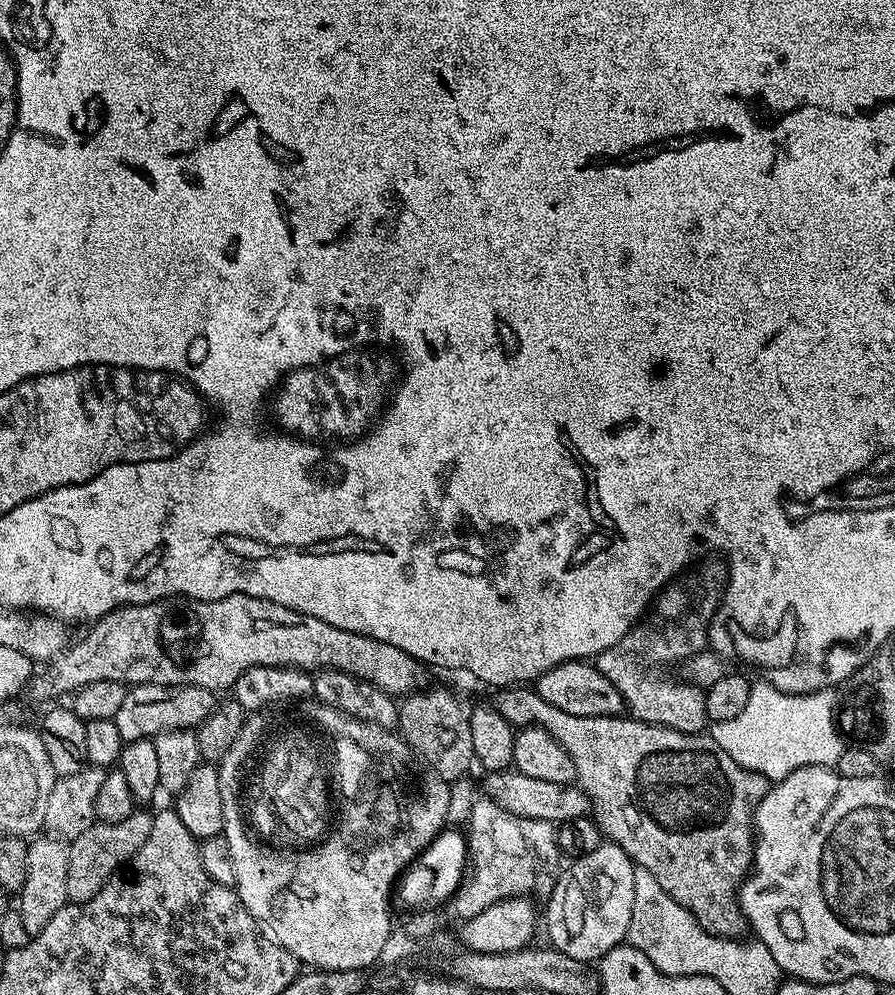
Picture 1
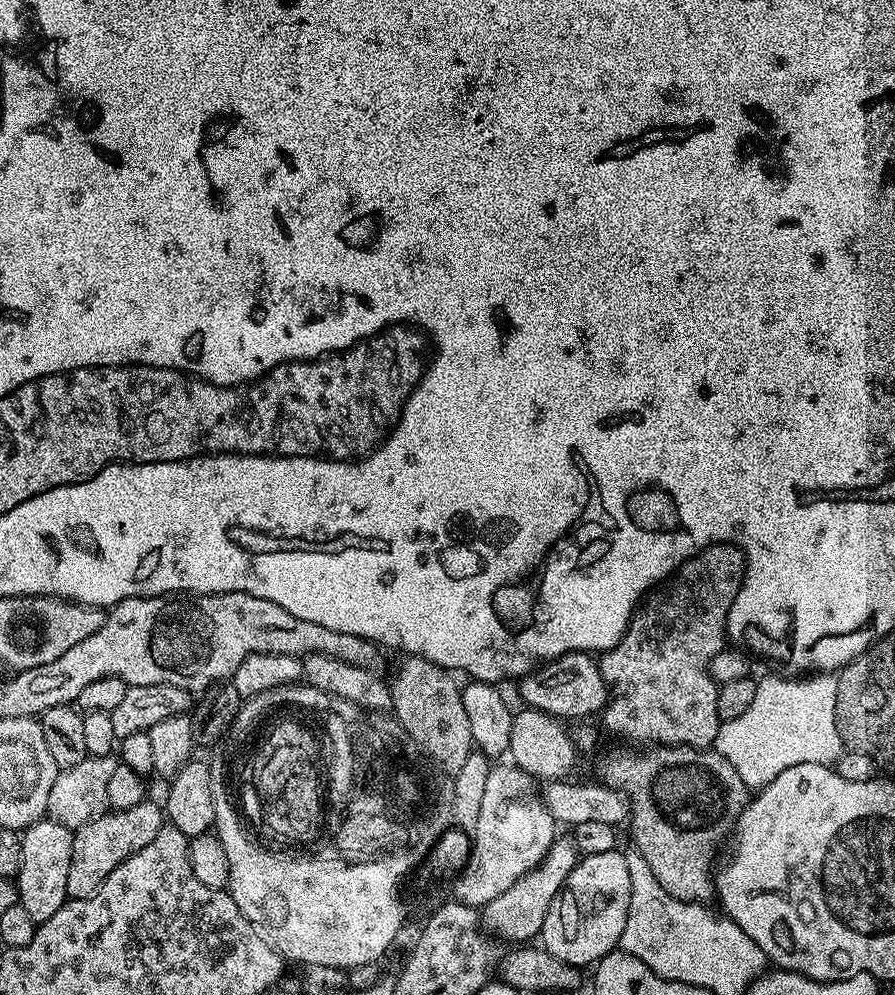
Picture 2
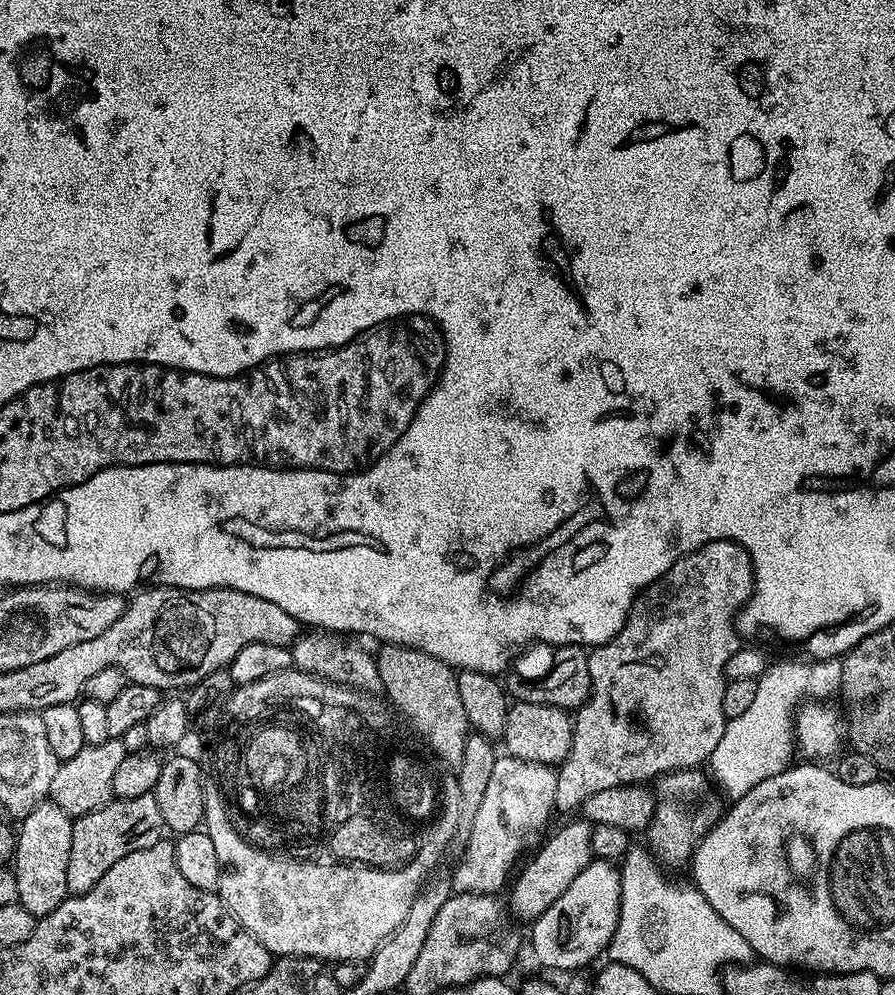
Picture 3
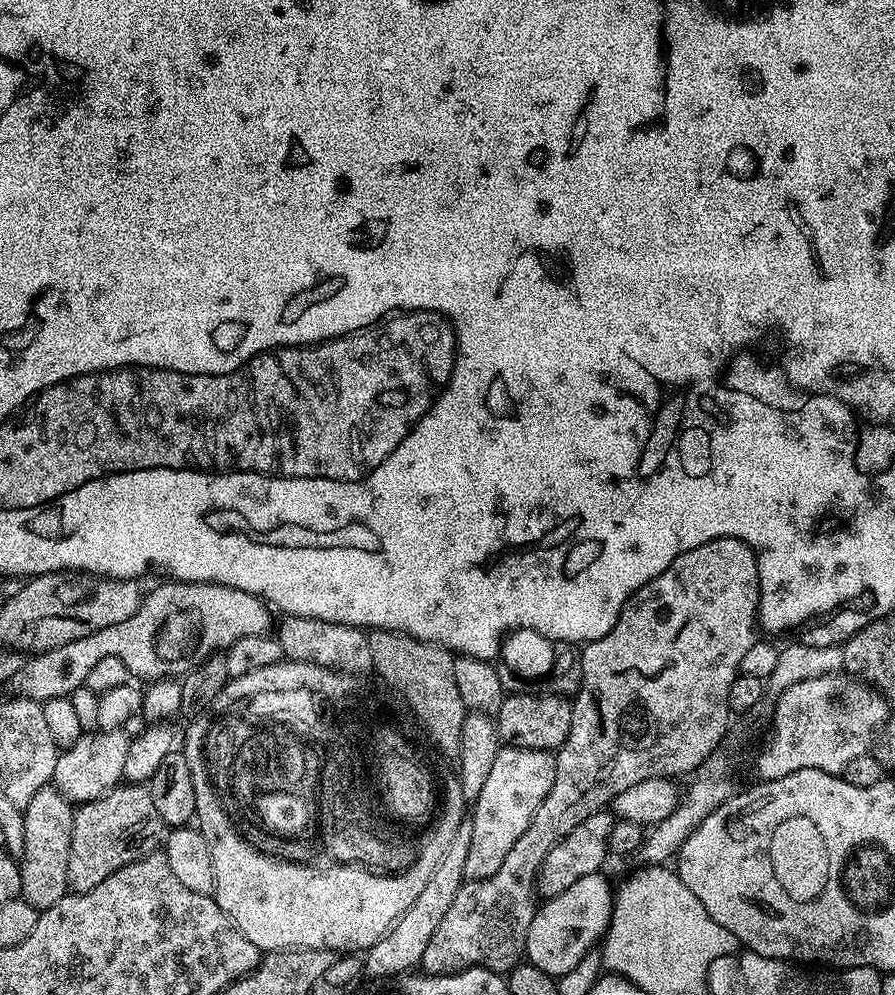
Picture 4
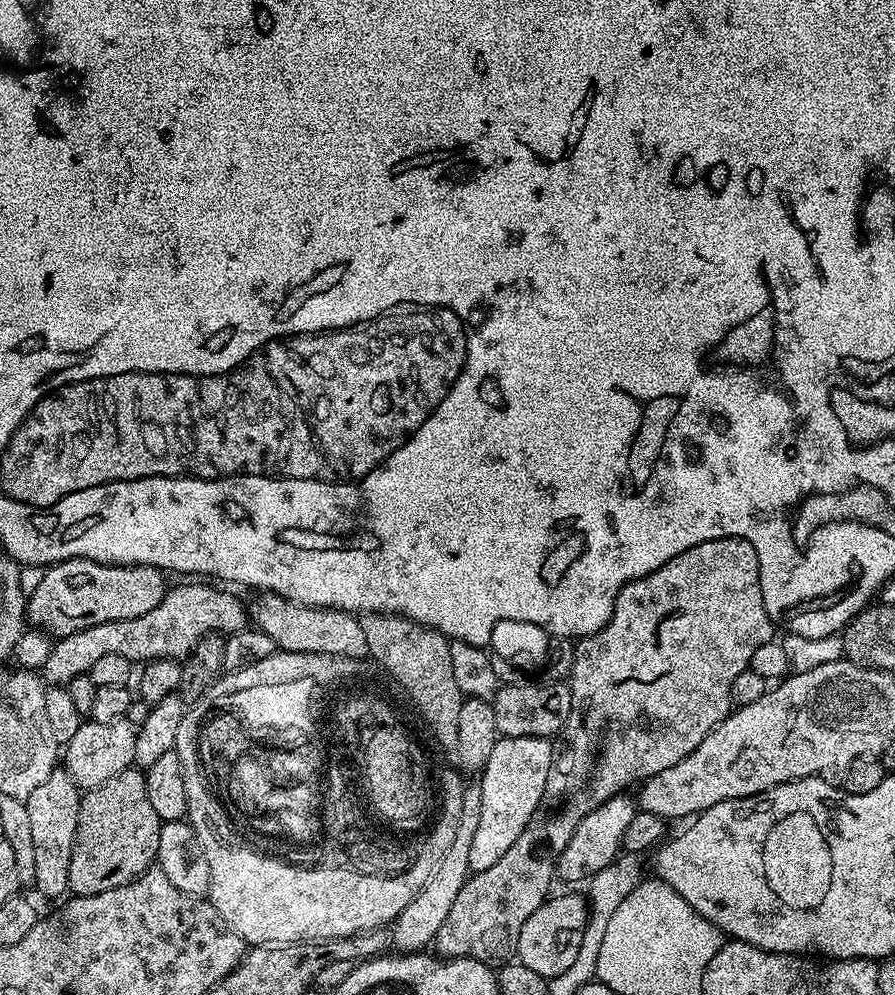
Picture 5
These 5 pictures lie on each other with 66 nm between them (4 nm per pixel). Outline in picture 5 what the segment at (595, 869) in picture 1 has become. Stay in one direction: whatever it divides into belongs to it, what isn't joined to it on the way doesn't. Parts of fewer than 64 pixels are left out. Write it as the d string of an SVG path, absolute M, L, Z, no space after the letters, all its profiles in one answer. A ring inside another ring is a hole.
M583 895L555 896L545 899L544 904L538 906L538 910L534 910L534 914L530 914L530 918L526 918L526 923L522 926L522 934L518 934L518 946L516 947L516 956L519 963L530 966L530 970L534 970L534 974L545 978L551 978L569 970L574 960L578 958L582 934L587 926L589 914L589 903Z

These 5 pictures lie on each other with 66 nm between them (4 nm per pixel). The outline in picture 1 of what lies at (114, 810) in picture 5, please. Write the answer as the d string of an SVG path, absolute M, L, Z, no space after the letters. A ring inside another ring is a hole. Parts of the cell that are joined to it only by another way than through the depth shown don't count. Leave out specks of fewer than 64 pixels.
M137 810L130 814L130 818L122 818L122 822L97 822L68 844L70 870L66 870L66 894L71 903L81 904L94 898L94 894L98 894L98 890L102 890L102 886L131 861L132 855L142 850L150 835L152 818L151 811Z

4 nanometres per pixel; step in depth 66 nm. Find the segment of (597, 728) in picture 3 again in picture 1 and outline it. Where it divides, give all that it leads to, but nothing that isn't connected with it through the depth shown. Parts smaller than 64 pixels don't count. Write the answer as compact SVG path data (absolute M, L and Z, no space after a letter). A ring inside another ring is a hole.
M705 559L699 565L700 572L685 571L672 583L664 585L643 619L633 624L614 646L595 657L596 669L614 682L633 720L697 734L703 733L709 723L704 692L683 679L671 680L660 669L667 664L679 665L709 647L708 625L712 623L712 616L724 595L728 566L723 559L708 559L712 560Z

